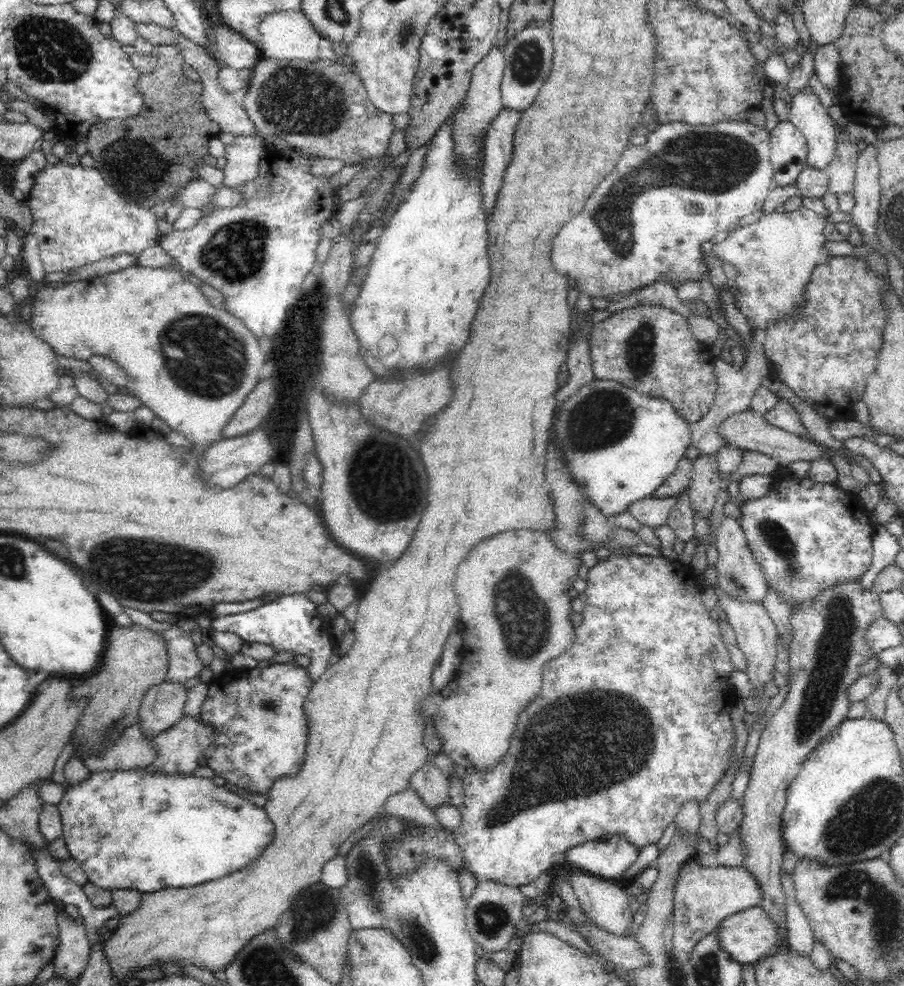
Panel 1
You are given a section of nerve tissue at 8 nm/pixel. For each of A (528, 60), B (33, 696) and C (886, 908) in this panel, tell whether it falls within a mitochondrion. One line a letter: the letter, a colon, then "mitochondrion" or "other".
A: mitochondrion
B: other
C: mitochondrion

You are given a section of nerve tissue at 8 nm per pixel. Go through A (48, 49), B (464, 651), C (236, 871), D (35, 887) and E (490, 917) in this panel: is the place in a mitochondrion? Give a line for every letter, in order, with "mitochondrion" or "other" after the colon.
A: mitochondrion
B: other
C: other
D: other
E: mitochondrion

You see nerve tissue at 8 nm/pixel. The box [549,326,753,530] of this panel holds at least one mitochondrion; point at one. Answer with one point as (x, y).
(603, 418)

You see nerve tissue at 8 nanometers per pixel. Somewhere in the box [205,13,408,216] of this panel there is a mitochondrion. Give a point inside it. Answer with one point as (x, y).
(296, 101)

